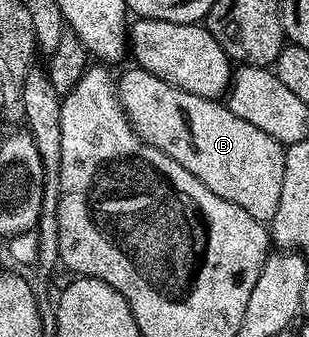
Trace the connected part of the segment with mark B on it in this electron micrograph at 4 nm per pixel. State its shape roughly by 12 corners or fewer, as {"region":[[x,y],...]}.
{"region":[[139,68],[128,126],[214,196],[271,224],[285,147]]}

